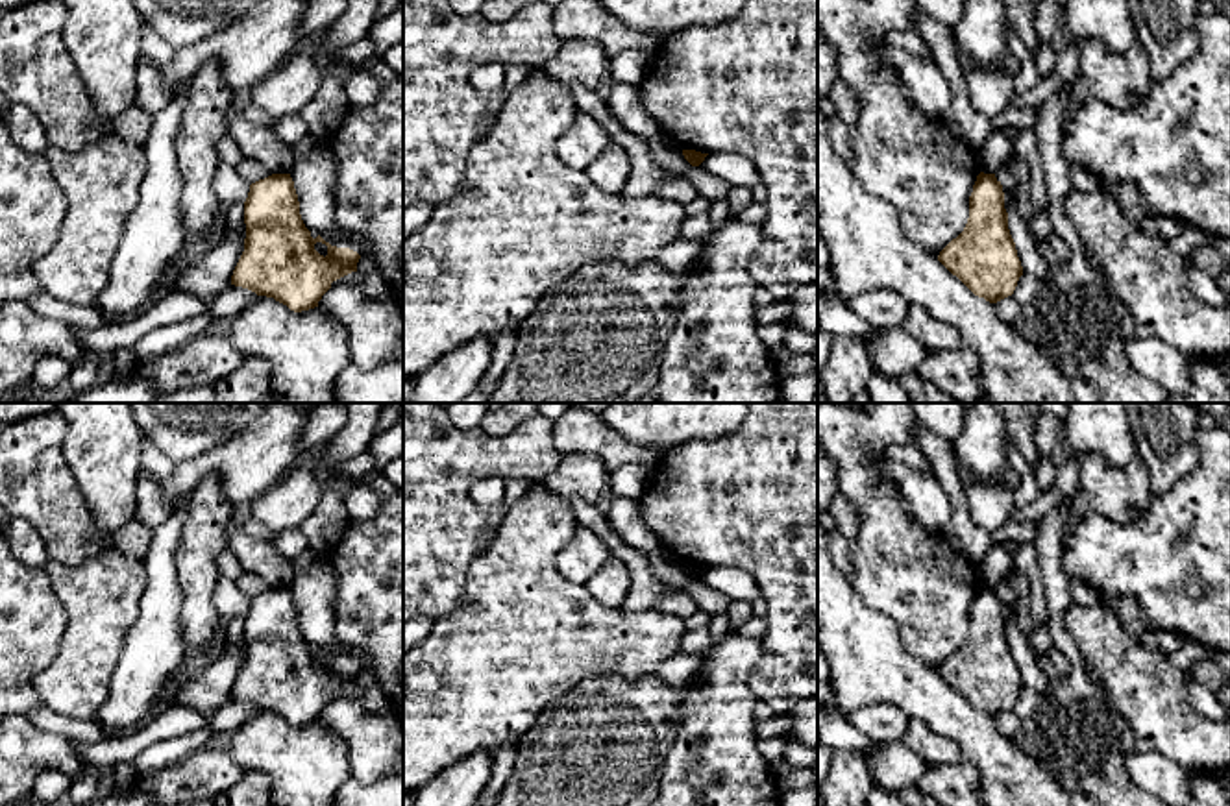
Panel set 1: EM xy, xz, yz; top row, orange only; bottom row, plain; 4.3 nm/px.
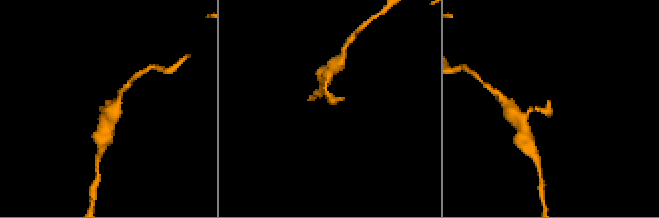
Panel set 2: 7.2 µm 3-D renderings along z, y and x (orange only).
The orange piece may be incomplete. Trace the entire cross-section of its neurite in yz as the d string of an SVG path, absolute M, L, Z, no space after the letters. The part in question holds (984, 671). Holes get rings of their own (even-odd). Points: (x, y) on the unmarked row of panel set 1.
M995 588L977 590L967 638L940 666L938 675L975 710L990 717L1014 708L1023 680L1008 643L1002 599Z

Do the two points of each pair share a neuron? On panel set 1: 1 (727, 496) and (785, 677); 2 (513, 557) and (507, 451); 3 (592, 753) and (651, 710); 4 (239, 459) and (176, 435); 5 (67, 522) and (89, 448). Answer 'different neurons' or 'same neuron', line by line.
1: same neuron
2: different neurons
3: same neuron
4: different neurons
5: different neurons

